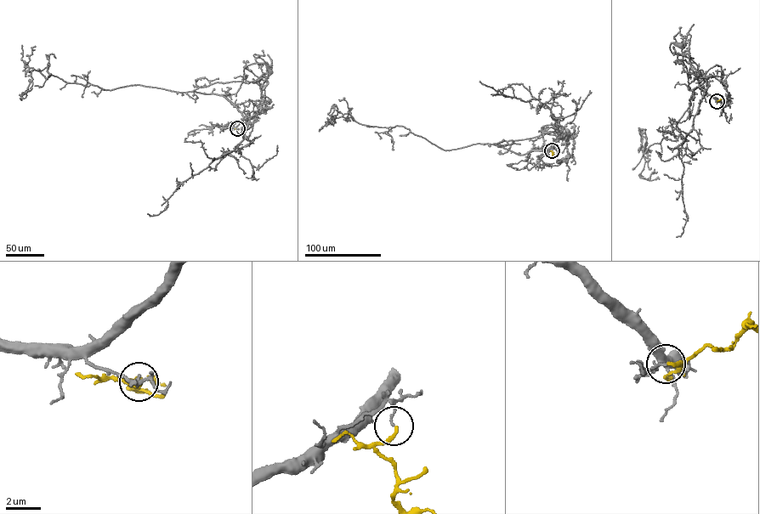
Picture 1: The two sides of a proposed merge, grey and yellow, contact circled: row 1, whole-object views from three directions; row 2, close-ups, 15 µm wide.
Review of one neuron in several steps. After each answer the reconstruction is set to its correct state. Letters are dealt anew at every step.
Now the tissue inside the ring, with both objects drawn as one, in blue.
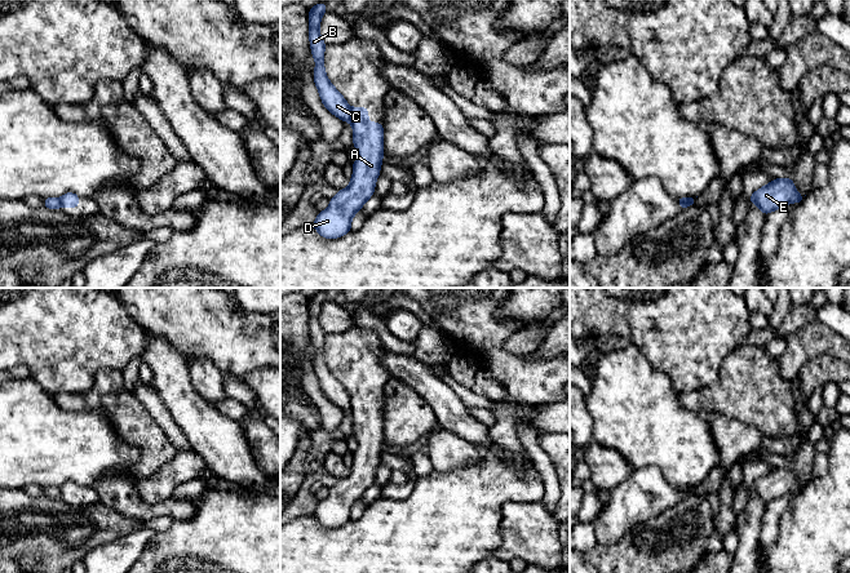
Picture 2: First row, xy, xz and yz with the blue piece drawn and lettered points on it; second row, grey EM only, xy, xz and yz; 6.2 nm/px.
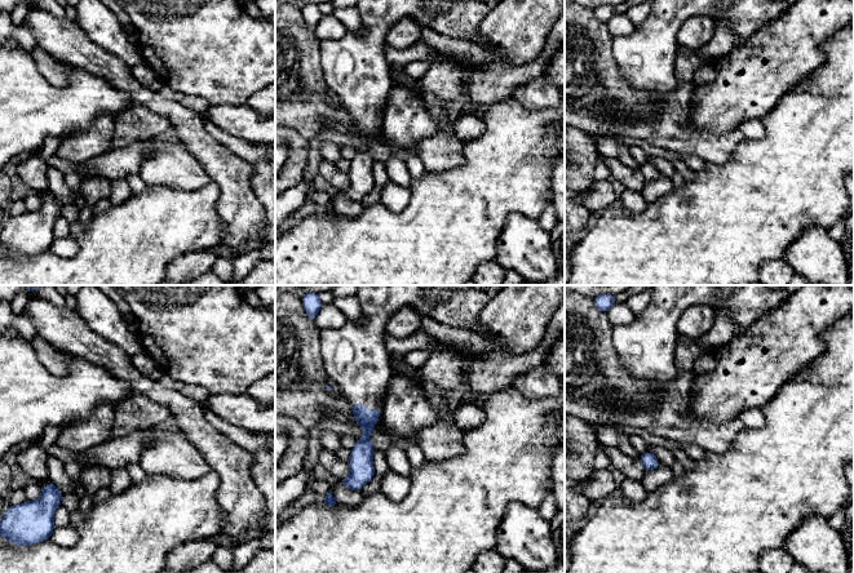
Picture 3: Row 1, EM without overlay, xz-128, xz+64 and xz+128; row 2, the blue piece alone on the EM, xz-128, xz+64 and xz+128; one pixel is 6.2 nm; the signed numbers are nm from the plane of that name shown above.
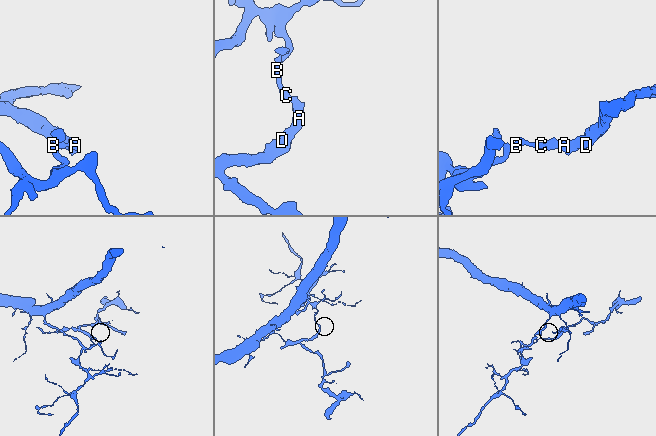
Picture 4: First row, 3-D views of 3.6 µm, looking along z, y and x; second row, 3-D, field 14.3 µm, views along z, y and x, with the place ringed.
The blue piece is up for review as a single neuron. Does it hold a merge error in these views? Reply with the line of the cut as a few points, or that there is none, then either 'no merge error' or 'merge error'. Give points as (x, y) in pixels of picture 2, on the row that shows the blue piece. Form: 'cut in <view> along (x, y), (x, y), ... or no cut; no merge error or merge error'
cut in xz along (350, 107), (350, 118), (348, 120); merge error

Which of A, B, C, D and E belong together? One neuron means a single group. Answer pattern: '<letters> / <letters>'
A D E / B C

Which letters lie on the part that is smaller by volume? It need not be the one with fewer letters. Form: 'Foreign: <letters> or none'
Foreign: A, D, E

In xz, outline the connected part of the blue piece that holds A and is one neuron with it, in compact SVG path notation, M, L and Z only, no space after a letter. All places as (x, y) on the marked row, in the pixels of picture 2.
M350 107L353 143L358 159L353 163L350 185L337 191L329 206L319 212L313 227L326 239L337 239L351 230L351 218L373 196L384 157L382 123L368 121L367 107Z

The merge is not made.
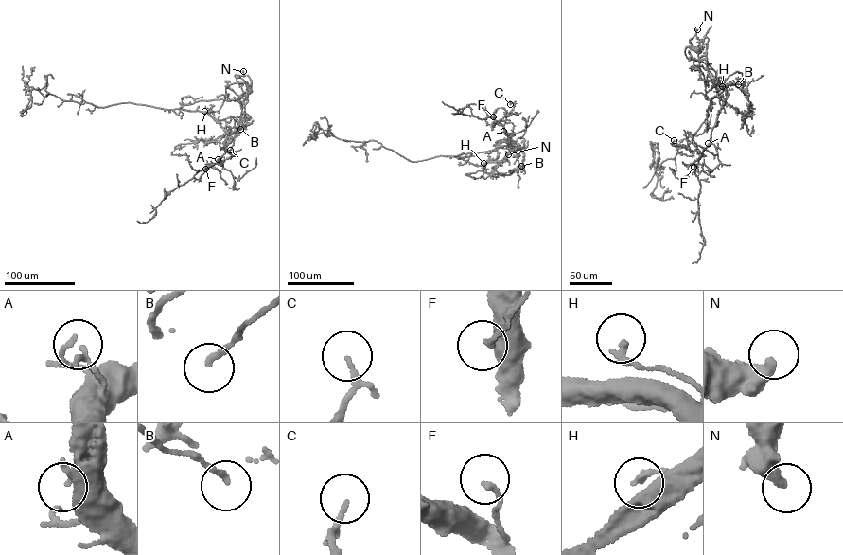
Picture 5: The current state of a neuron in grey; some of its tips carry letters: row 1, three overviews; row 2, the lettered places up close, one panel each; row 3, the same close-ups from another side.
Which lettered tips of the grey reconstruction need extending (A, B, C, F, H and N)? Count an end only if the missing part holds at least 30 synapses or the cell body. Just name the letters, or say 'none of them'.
none of them

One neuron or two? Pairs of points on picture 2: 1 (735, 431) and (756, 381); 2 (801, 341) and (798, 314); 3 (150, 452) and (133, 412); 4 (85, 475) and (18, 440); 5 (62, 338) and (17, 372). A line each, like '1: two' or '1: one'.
1: two
2: two
3: one
4: one
5: two

